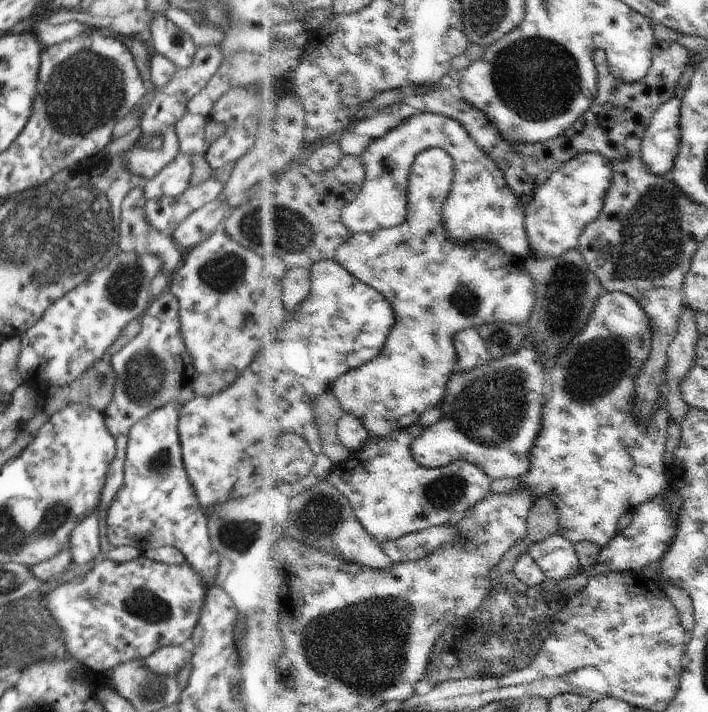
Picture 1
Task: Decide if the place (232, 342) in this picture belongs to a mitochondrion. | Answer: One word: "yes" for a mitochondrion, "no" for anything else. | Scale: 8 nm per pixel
no

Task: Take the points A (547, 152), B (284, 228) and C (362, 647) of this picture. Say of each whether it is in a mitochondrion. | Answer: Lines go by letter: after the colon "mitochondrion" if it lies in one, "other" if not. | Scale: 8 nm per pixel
A: other
B: mitochondrion
C: mitochondrion

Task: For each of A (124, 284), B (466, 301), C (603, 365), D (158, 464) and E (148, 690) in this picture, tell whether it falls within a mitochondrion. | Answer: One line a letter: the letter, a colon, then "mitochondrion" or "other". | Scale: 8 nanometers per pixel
A: mitochondrion
B: mitochondrion
C: mitochondrion
D: mitochondrion
E: mitochondrion

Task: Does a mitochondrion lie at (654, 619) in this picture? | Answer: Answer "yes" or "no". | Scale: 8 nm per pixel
no

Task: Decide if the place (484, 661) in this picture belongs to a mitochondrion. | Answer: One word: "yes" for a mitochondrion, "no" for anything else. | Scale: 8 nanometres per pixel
yes

